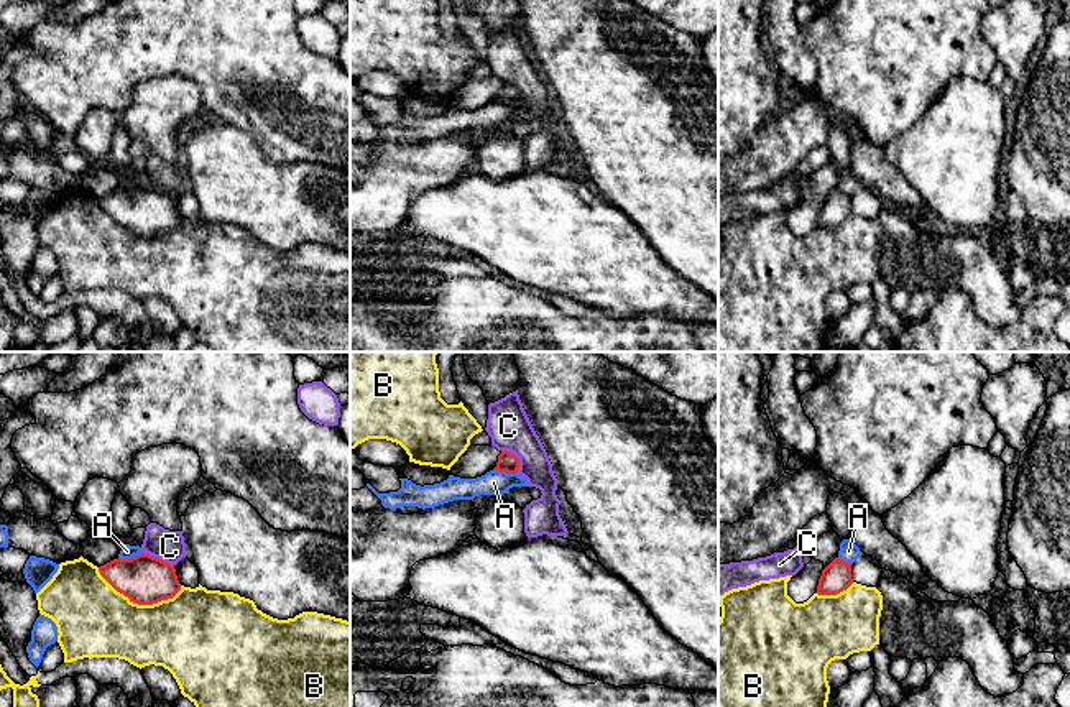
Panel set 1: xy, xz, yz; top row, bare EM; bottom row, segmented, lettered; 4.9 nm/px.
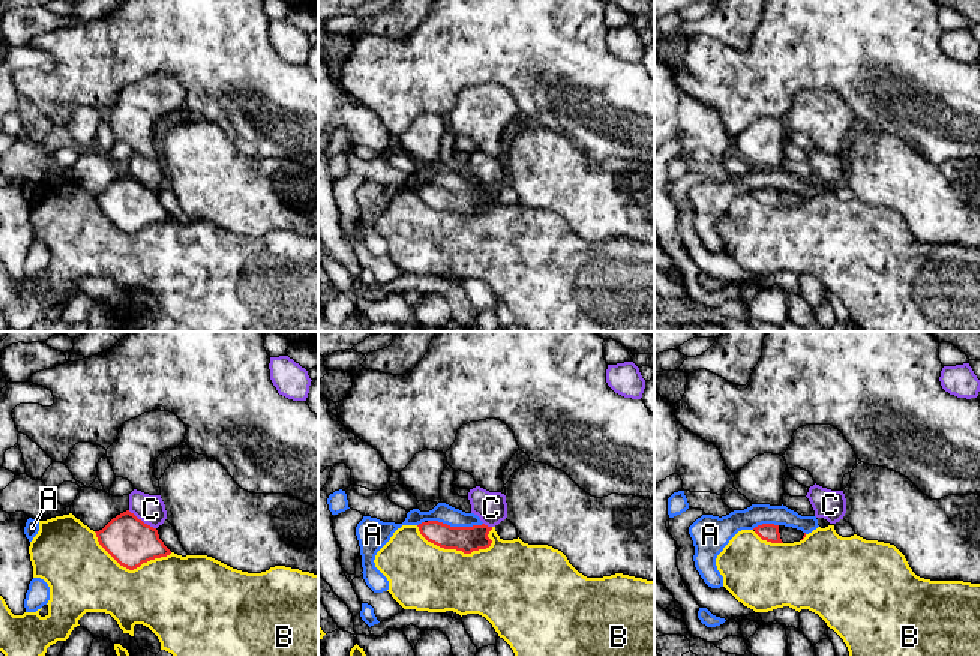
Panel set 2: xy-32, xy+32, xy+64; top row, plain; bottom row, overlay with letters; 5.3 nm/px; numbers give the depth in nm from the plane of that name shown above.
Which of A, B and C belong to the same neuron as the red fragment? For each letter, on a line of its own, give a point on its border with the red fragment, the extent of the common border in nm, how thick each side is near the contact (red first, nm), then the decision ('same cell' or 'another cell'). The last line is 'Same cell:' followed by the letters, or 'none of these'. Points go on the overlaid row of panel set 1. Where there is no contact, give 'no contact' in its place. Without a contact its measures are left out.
A: xy (132, 558) | 140 nm | 240/70 nm | another cell
B: xy (138, 604) | 420 nm | 240/360 nm | another cell
C: xz (516, 457) | 150 nm | 100/200 nm | another cell
Same cell: none of these

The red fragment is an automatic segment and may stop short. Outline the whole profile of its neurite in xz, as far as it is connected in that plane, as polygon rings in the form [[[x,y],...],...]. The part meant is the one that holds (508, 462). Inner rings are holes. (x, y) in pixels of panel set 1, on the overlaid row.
[[[501,451],[501,454],[498,455],[496,467],[493,470],[518,474],[518,469],[519,469],[519,459],[508,451]]]

